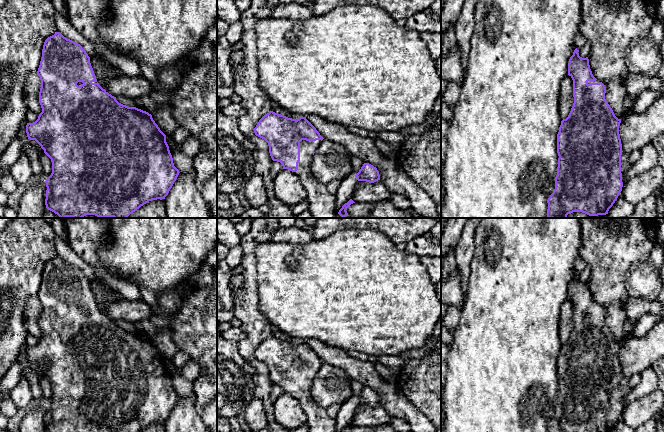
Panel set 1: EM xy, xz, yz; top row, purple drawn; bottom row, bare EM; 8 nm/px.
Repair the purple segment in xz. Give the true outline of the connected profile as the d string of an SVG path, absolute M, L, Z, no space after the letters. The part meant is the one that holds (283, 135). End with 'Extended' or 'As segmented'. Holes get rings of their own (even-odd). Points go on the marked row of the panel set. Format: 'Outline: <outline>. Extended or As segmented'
Outline: M270 111L259 120L254 128L254 133L268 143L273 161L280 162L283 169L292 171L300 178L307 192L306 199L309 202L309 211L313 218L334 218L336 215L335 194L331 194L325 184L318 182L309 168L312 157L324 138L306 117L296 120Z. Extended

